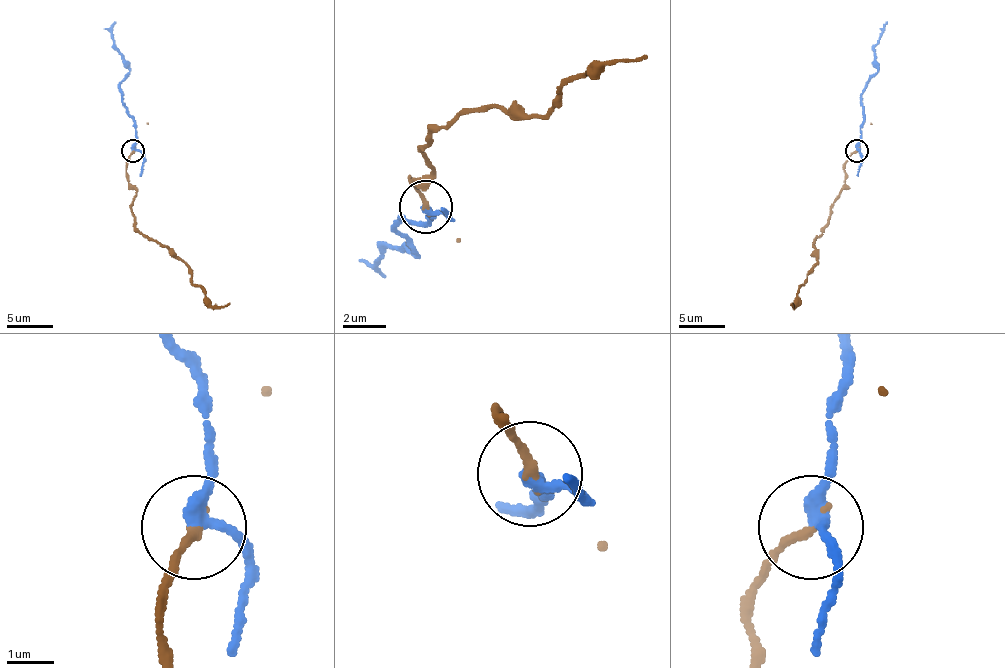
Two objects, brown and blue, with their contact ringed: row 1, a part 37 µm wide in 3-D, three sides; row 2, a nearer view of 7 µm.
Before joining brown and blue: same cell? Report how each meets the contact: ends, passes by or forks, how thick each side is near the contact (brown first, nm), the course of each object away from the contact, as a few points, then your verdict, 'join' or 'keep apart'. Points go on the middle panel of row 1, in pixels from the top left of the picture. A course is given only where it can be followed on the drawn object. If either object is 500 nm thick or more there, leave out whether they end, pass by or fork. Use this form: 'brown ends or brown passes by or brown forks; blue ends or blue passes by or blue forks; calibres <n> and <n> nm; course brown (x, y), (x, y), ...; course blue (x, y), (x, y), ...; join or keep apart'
brown ends; blue passes by; calibres 190 and 280 nm; course brown (424, 208), (408, 182), (429, 171), (429, 139), (461, 112), (499, 107), (541, 118), (611, 59), (648, 54); course blue (424, 208), (429, 219), (413, 224), (403, 219), (397, 230), (419, 256), (392, 246), (376, 267), (387, 278); keep apart

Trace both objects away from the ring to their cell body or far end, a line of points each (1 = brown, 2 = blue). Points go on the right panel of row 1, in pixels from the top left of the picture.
1: (857, 150), (845, 164), (845, 178), (827, 226), (815, 238), (813, 245), (818, 261), (792, 305), (790, 303)
2: (857, 150), (864, 113), (862, 92), (878, 71), (873, 48), (887, 22)

